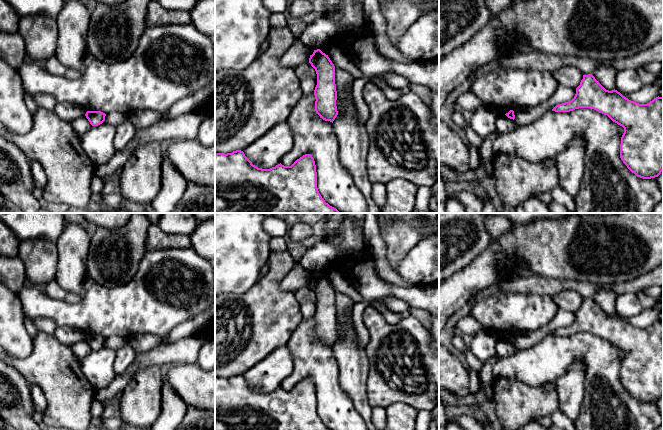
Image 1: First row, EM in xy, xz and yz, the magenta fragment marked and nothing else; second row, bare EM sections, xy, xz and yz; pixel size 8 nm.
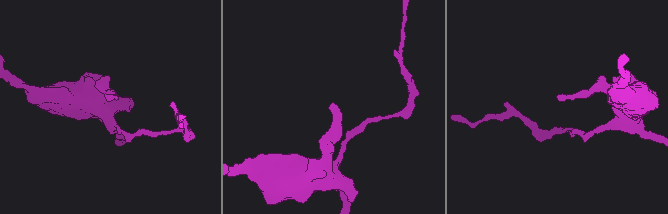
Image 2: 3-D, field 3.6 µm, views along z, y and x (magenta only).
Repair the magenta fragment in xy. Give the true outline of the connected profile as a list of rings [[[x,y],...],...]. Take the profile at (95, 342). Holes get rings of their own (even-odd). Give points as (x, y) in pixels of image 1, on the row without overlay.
[[[87,335],[85,340],[92,350],[98,350],[105,345],[106,338],[101,335]]]

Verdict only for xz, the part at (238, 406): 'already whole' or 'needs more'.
already whole

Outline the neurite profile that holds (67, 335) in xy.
[[[57,326],[53,334],[61,343],[69,346],[72,346],[78,341],[85,340],[87,336],[87,334],[81,330],[66,326]]]

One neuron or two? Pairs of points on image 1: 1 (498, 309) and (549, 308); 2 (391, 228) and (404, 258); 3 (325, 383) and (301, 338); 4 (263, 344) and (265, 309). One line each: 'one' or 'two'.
1: one
2: one
3: one
4: one

